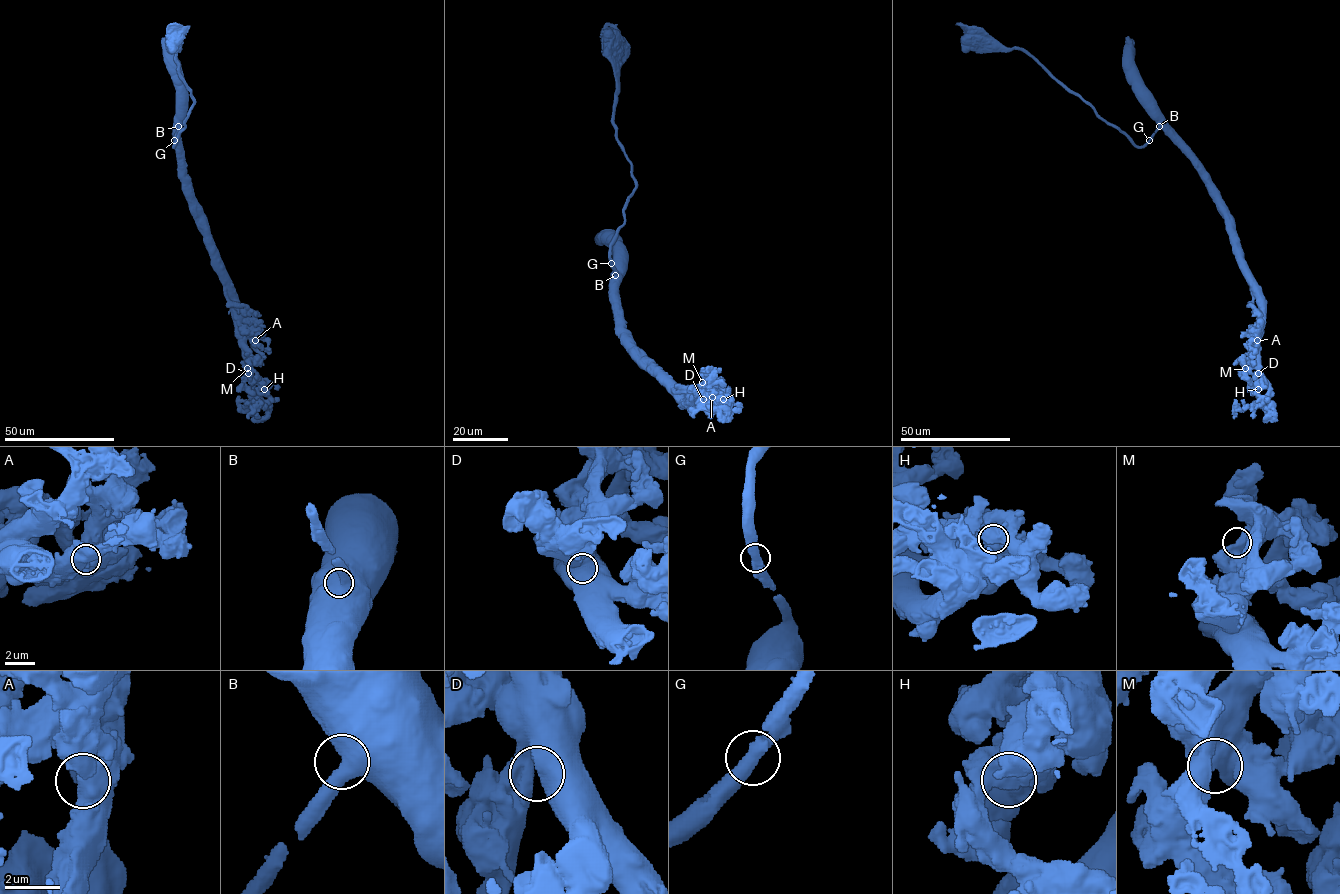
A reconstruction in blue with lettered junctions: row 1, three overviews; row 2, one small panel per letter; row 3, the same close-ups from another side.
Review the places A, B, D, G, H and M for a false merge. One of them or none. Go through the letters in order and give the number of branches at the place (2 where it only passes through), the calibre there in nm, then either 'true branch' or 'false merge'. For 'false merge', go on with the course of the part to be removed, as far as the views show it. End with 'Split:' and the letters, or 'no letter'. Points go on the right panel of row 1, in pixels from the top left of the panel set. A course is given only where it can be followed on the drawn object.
A: 2 branches meet; 550 nm thick; true branch
B: 2 branches meet; 700 nm thick; true branch
D: 2 branches meet; 550 nm thick; true branch
G: 2 branches meet; 500 nm thick; true branch
H: 2 branches meet; 650 nm thick; true branch
M: 1 branches meet; 900 nm thick; true branch
Split: no letter

